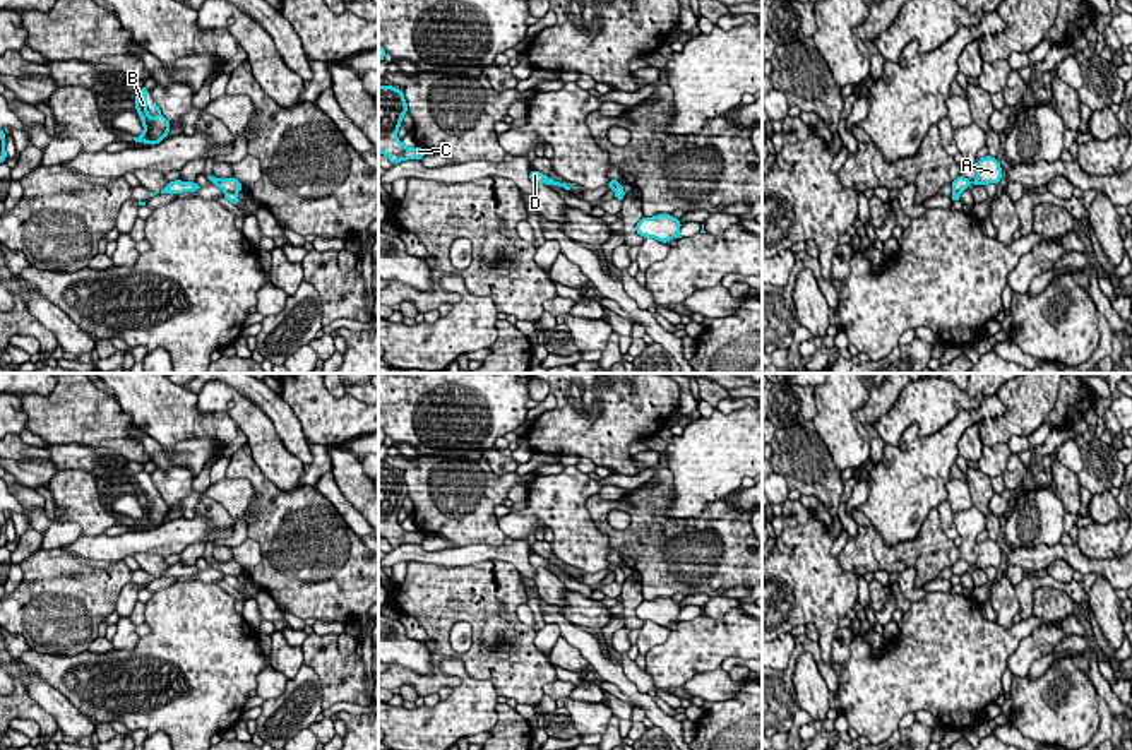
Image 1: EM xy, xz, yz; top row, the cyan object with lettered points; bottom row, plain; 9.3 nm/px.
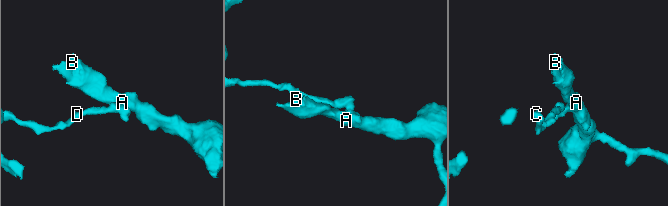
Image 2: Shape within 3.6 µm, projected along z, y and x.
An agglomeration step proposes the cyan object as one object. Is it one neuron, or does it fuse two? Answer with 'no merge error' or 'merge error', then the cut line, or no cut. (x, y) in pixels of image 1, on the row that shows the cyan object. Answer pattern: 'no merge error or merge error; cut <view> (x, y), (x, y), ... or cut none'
merge error; cut xy (225, 190), (235, 192)

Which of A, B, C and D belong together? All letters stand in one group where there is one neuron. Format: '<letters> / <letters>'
A B / C D

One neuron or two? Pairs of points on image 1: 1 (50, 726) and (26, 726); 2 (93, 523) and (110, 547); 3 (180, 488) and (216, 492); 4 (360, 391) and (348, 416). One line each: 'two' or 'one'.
1: two
2: two
3: two
4: two

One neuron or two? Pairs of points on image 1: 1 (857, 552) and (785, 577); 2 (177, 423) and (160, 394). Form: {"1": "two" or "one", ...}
{"1": "two", "2": "one"}

